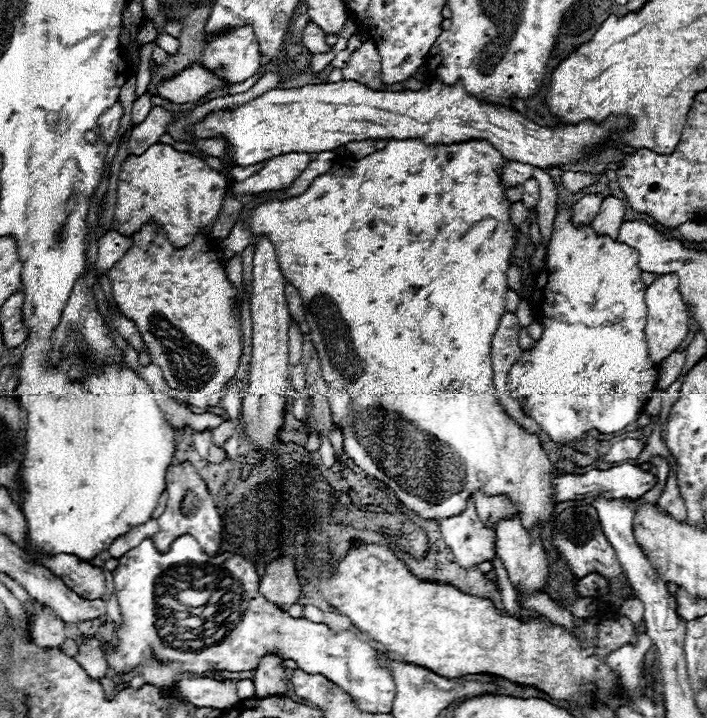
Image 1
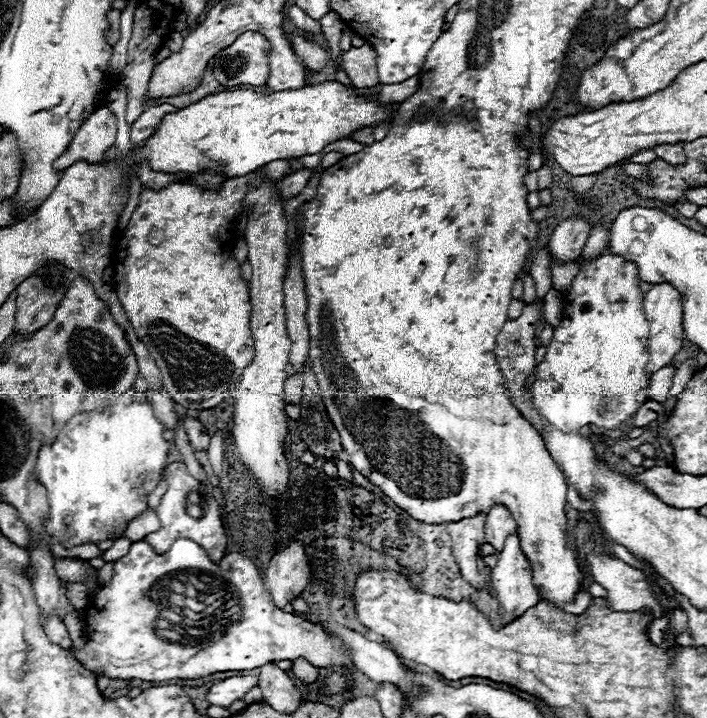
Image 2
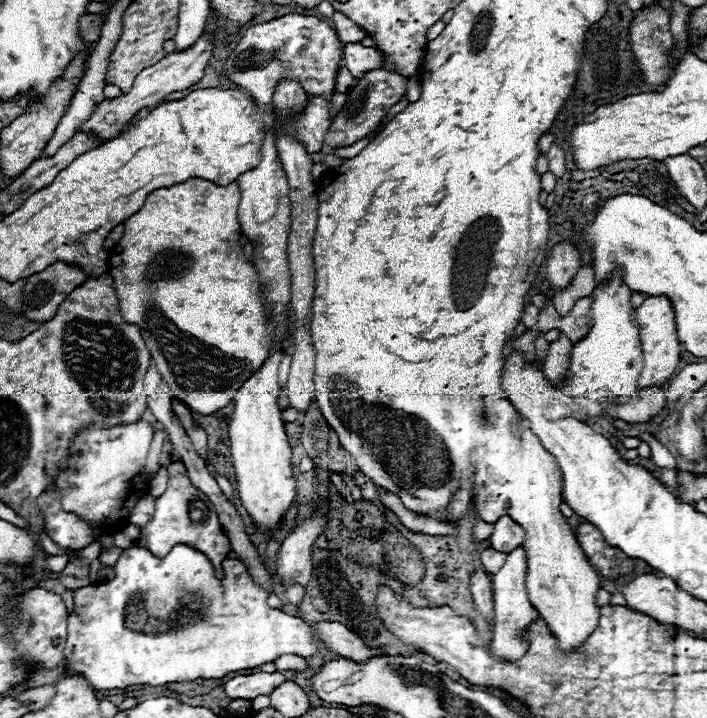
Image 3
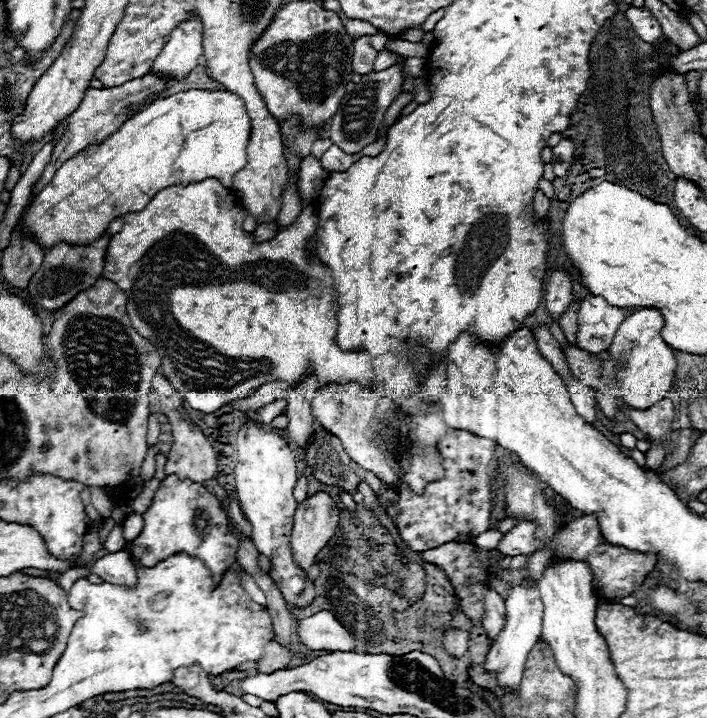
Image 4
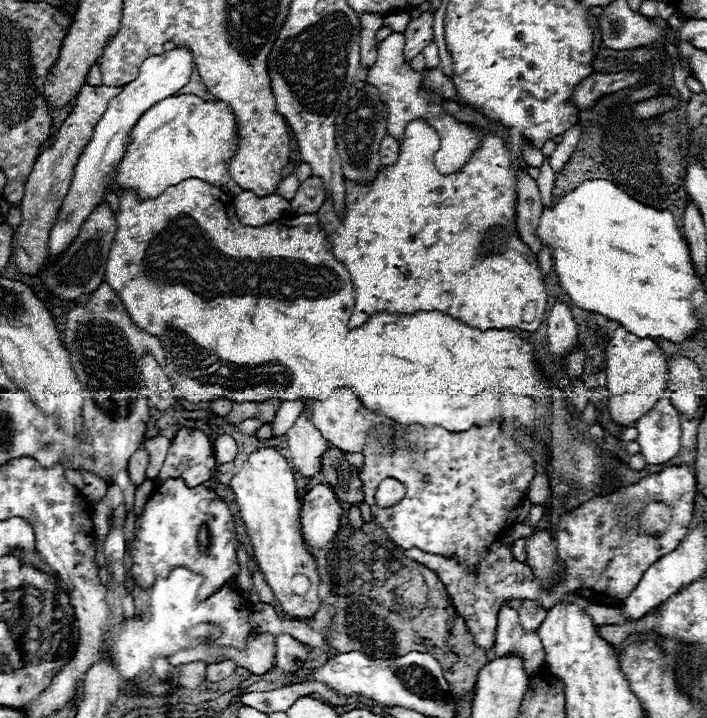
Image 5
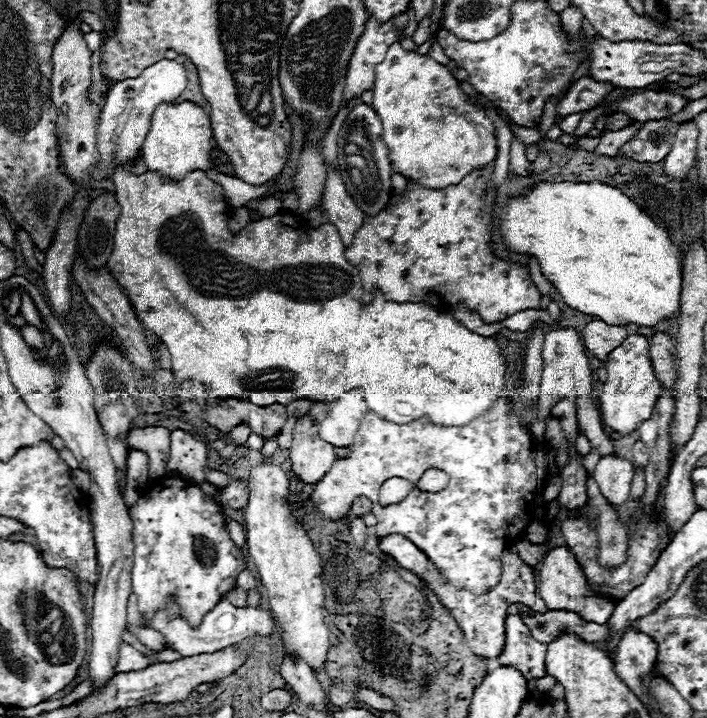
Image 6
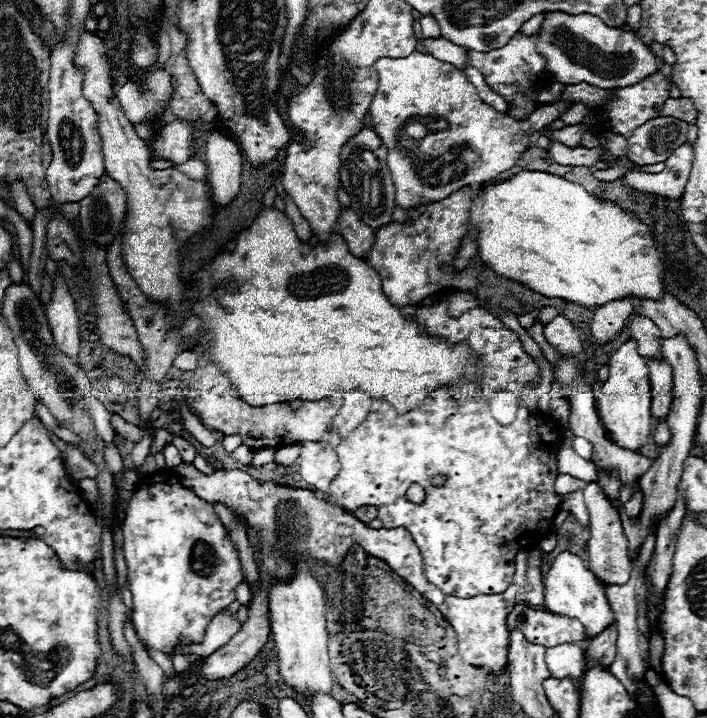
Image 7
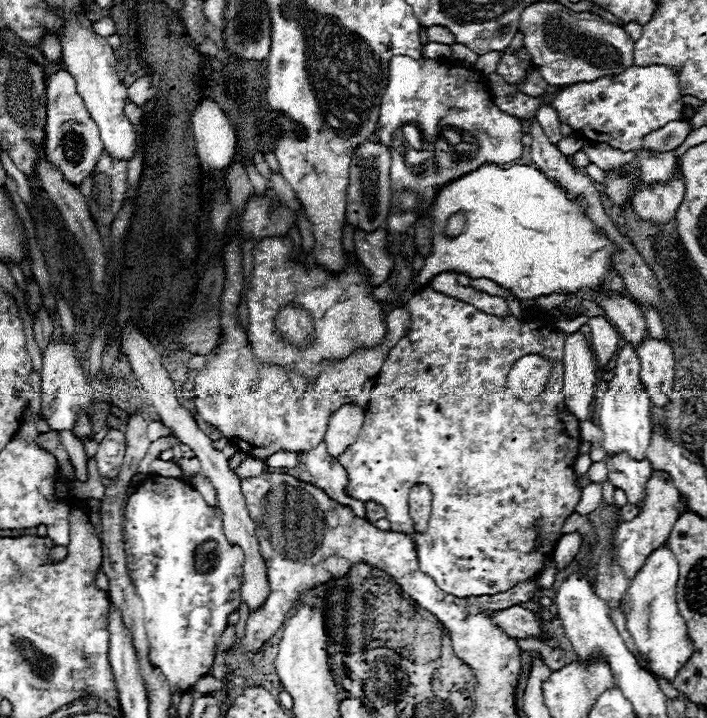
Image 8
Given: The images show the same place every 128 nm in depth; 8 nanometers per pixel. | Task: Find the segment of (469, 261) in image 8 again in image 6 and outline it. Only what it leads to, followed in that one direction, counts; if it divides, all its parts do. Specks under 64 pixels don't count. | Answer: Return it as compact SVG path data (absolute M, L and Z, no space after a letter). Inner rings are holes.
M540 182L526 196L506 202L500 214L500 232L512 252L532 254L540 260L542 274L574 310L598 316L606 324L636 324L646 328L680 314L680 248L672 242L668 230L642 212L620 188L604 182Z

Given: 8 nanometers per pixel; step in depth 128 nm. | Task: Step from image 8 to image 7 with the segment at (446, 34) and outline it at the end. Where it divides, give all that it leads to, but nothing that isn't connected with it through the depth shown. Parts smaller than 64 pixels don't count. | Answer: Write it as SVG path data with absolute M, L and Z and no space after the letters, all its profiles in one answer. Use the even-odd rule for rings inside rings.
M420 16L420 28L422 28L422 36L424 38L440 36L440 26L432 16Z

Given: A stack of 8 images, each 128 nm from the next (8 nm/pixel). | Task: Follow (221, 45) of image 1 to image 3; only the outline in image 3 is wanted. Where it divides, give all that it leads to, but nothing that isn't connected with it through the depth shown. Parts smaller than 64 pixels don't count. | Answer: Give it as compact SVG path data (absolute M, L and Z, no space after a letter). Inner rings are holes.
M288 14L266 24L250 26L224 60L224 76L246 88L258 104L272 104L274 86L280 78L298 78L310 96L330 96L334 78L342 66L342 48L338 34L326 20L304 14Z

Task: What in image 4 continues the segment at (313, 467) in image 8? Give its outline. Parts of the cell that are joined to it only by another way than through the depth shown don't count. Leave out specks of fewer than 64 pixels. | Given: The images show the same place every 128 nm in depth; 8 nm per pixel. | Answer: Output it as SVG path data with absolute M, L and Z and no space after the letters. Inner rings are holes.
M306 374L302 378L302 382L298 384L298 388L294 388L288 396L286 396L286 416L288 416L288 434L290 440L294 444L298 444L300 448L306 448L312 430L314 430L314 416L312 416L312 398L318 390L318 382L314 374Z

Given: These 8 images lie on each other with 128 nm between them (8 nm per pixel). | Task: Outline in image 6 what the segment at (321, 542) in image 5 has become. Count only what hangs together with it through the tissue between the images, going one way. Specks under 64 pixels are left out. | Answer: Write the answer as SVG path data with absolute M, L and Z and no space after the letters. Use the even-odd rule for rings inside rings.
M498 336L498 342L506 352L508 382L506 382L504 396L494 404L490 412L486 412L480 418L474 418L468 426L462 426L462 428L434 426L430 424L428 418L420 418L408 424L396 424L376 416L374 412L366 412L364 422L352 442L352 448L354 448L352 456L344 460L336 460L330 472L324 474L324 478L316 484L314 492L310 494L314 510L322 520L346 518L350 512L352 500L356 496L366 496L372 502L372 514L378 518L378 524L376 524L378 536L402 534L404 538L414 542L442 570L446 580L450 580L458 588L464 586L474 594L482 594L484 590L488 590L500 580L500 554L508 544L514 544L516 540L526 538L524 530L528 528L528 524L532 524L534 502L547 480L547 474L543 473L543 469L535 461L536 444L532 434L526 432L526 428L520 426L518 418L510 412L508 392L514 390L514 384L518 380L518 370L522 366L520 348L516 342L510 344L502 336ZM430 468L438 468L448 474L450 480L442 492L422 492L414 488L400 504L380 506L378 492L386 478L400 476L416 484L422 478L422 474Z

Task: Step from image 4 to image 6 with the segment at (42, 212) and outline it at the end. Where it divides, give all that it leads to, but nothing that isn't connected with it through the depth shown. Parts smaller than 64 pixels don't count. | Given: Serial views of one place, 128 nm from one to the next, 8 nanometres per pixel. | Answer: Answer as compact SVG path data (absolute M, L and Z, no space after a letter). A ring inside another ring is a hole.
M162 102L150 118L150 130L142 144L142 164L168 180L182 180L188 172L216 168L212 158L212 128L208 114L194 102Z

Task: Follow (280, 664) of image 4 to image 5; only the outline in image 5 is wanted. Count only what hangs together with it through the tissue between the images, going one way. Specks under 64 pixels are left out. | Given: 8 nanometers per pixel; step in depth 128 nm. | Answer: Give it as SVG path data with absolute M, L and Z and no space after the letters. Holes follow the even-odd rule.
M254 634L248 638L248 648L244 652L224 648L226 660L234 660L238 666L250 670L252 674L266 674L276 666L276 644L272 634Z

